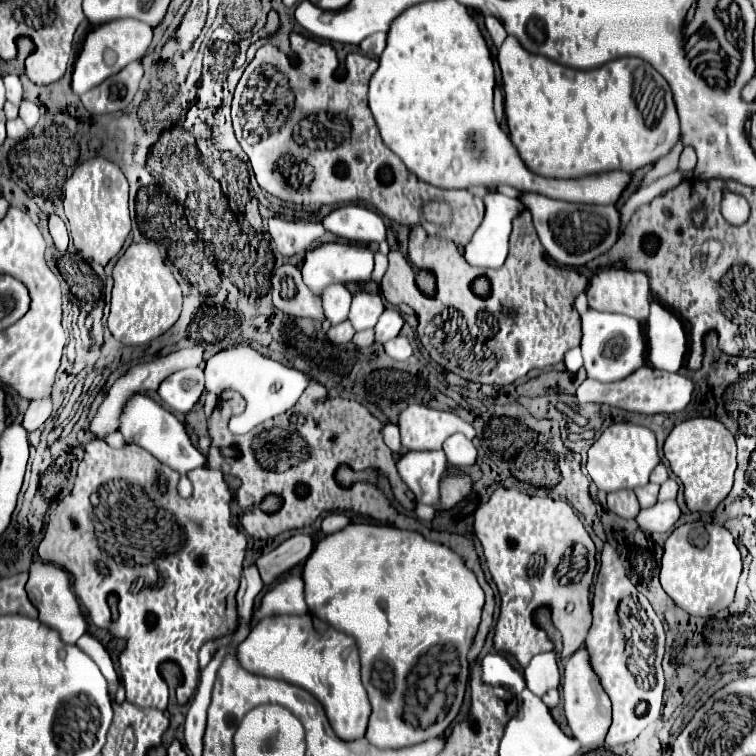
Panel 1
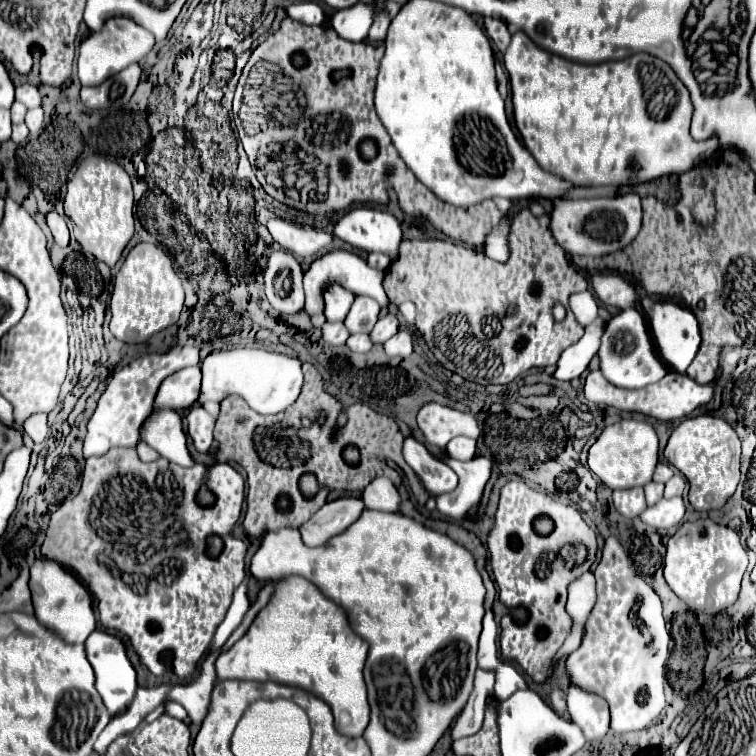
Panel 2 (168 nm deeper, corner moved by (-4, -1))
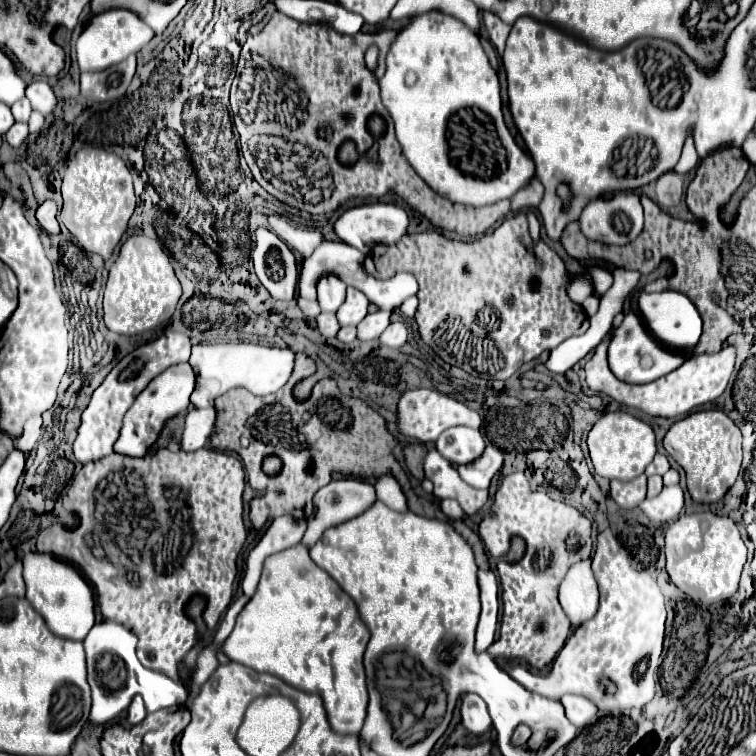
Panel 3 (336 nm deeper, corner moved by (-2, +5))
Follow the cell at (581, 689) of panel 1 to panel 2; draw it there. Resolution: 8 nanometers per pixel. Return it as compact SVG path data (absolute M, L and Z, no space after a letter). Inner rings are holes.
M575 685L569 687L567 693L567 709L571 721L581 727L587 739L601 739L609 731L609 707L607 701L577 689Z

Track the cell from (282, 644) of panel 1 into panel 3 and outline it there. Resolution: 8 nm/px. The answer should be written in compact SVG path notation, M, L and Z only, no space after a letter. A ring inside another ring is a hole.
M299 543L297 547L281 551L265 561L257 593L239 613L235 629L221 645L221 651L233 663L251 667L259 673L275 675L291 687L321 695L333 731L343 735L357 735L363 727L367 709L367 687L363 671L363 653L367 643L369 631L359 619L353 599L321 567L311 561L307 547Z

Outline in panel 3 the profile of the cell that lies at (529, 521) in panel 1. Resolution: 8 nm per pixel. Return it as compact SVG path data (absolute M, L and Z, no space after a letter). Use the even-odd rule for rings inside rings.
M511 473L501 481L491 513L481 519L479 535L489 553L499 561L497 573L503 589L499 641L487 653L493 659L525 659L531 667L543 669L569 637L571 625L557 601L557 587L577 559L591 555L591 521L571 505L553 501L541 491L529 491L525 475ZM569 537L577 537L577 555L567 547Z

